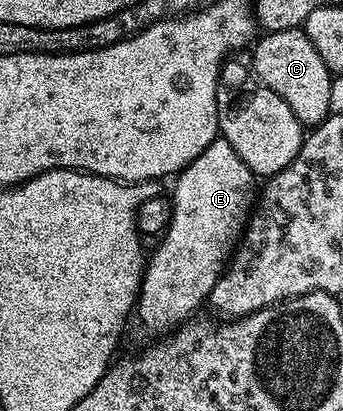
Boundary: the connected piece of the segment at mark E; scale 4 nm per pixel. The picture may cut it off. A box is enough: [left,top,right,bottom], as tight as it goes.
[136,139,256,335]

